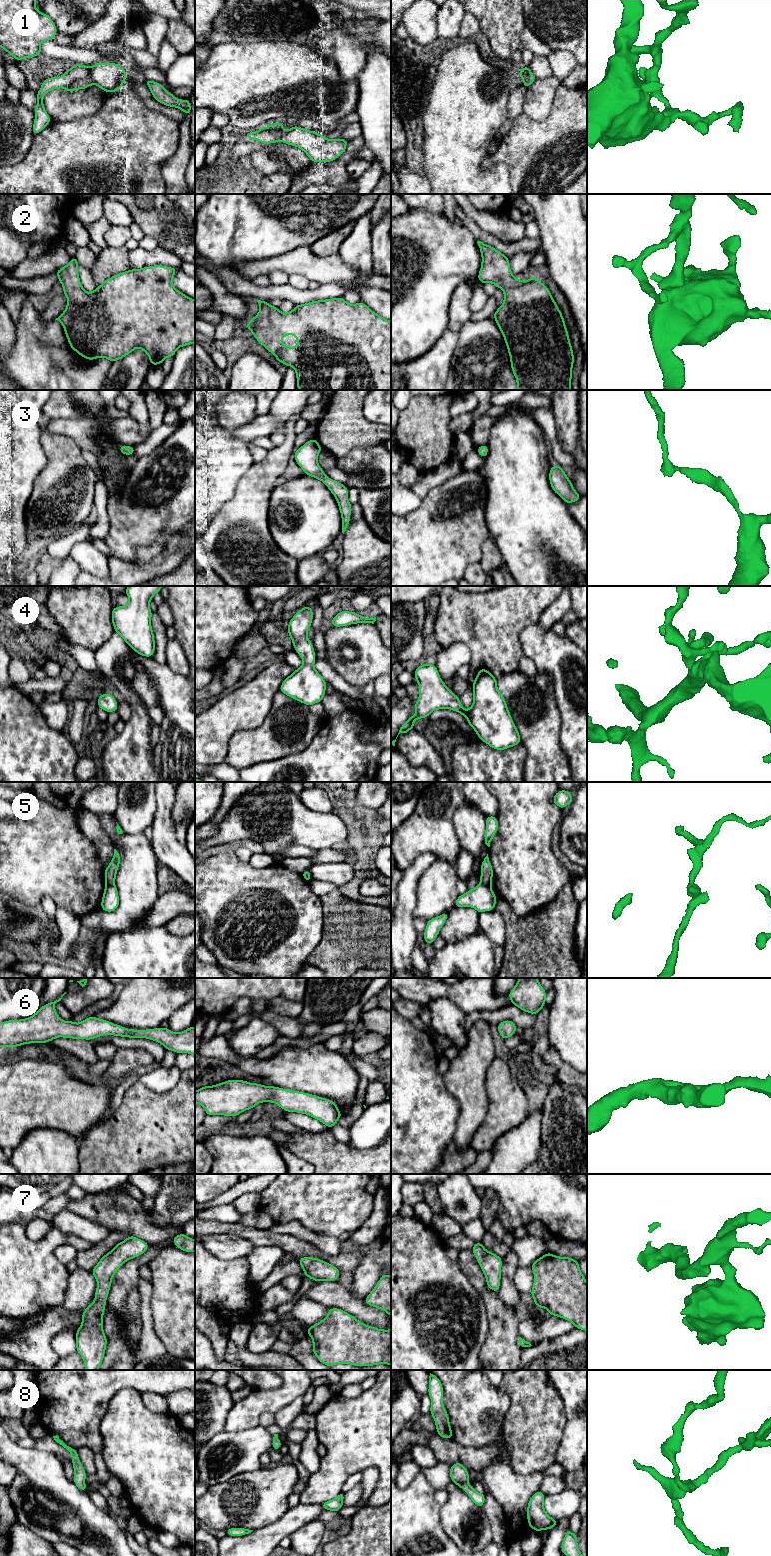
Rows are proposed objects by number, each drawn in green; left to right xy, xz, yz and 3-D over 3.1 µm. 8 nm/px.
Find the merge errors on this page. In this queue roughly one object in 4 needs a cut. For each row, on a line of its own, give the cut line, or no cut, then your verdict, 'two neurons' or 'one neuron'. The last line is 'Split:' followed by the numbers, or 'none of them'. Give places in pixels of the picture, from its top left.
1: cut xy (89, 68), (89, 73), (84, 78), (76, 79), (64, 87); two neurons
2: cut none; one neuron
3: cut none; one neuron
4: cut none; one neuron
5: cut yz (481, 882), (490, 885); two neurons
6: cut none; one neuron
7: cut none; one neuron
8: cut none; one neuron
Split: 1, 5

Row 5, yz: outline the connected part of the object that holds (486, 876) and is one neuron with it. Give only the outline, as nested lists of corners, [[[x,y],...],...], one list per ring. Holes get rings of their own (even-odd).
[[[487,854],[483,862],[481,863],[480,881],[484,885],[491,885],[492,878],[493,878],[493,869],[492,869],[492,866],[491,866],[488,854]]]

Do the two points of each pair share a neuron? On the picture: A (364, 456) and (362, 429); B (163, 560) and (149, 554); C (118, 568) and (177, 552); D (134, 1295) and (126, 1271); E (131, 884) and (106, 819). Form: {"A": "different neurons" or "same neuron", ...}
{"A": "different neurons", "B": "different neurons", "C": "same neuron", "D": "different neurons", "E": "same neuron"}

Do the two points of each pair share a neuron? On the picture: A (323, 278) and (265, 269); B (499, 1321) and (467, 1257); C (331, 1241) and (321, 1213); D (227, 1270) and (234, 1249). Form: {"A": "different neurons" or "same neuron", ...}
{"A": "same neuron", "B": "same neuron", "C": "different neurons", "D": "different neurons"}

